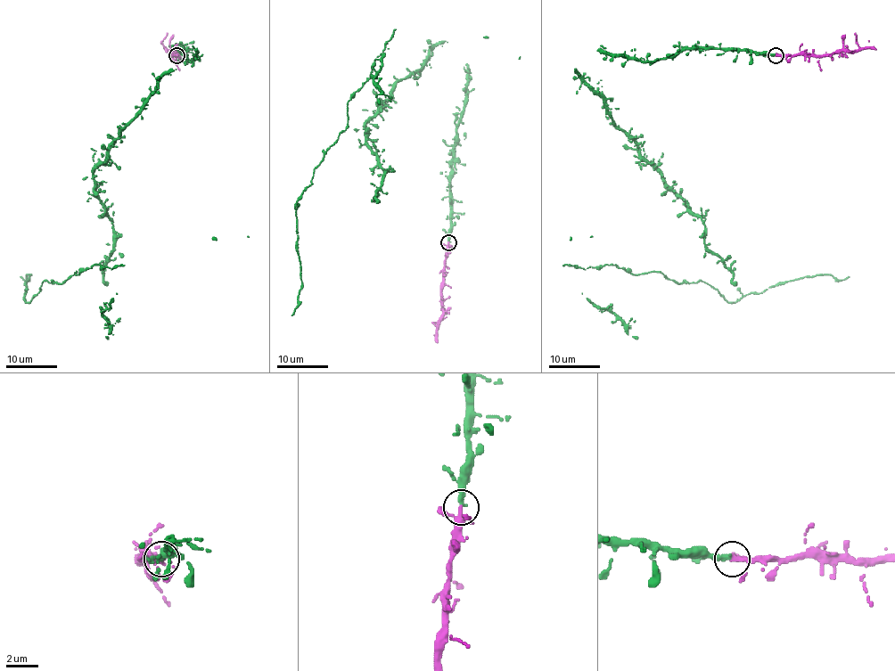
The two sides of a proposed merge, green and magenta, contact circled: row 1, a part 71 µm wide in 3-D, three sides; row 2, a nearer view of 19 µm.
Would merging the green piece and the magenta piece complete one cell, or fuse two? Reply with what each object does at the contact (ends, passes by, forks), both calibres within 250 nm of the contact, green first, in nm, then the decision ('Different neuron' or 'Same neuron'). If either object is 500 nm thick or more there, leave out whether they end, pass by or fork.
At the ring green ends. At the ring magenta passes by. Thickness 360 nm (green) against 240 nm. Same neuron

